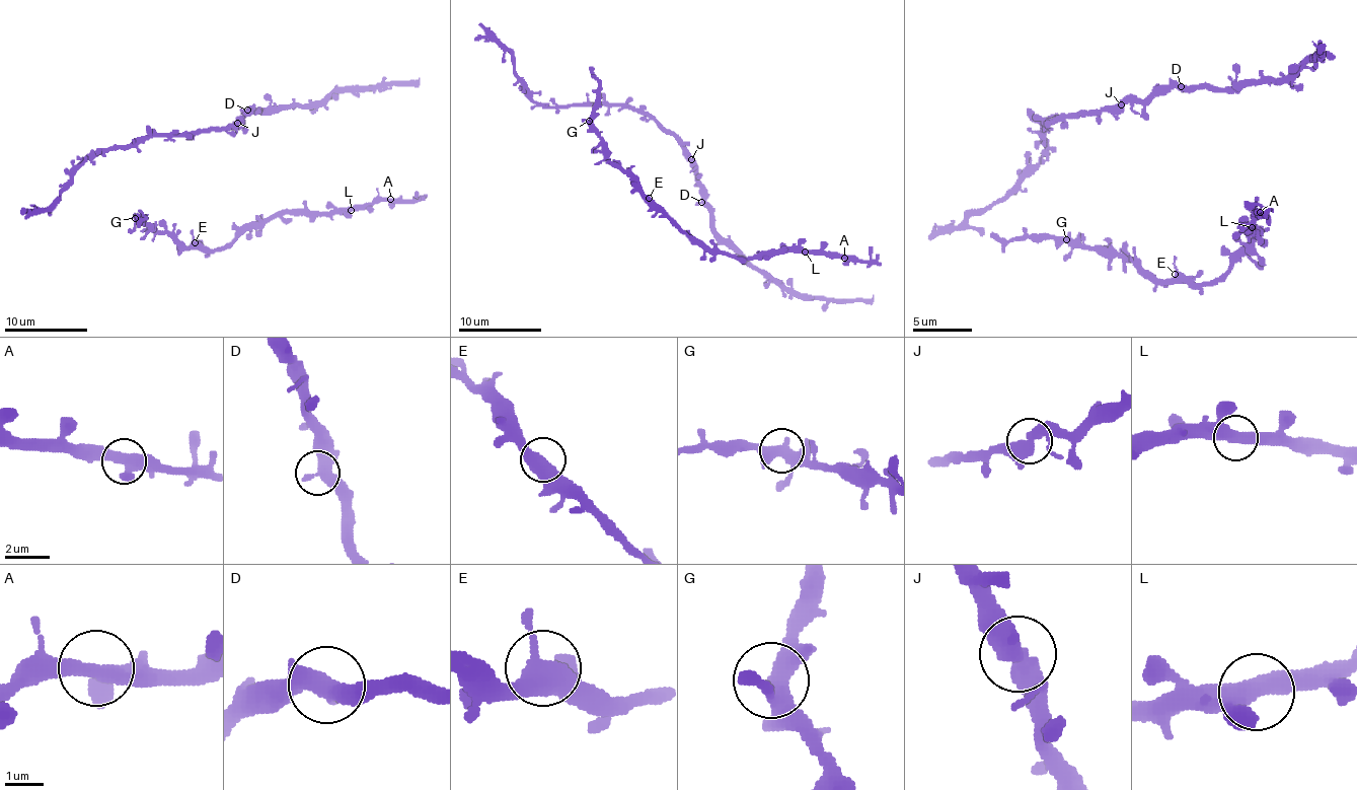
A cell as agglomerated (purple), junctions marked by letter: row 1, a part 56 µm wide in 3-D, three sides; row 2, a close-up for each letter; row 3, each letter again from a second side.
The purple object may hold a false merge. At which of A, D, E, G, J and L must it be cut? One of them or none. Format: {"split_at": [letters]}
{"split_at": []}

